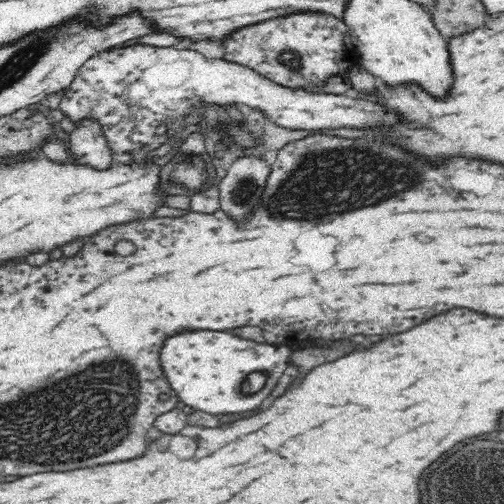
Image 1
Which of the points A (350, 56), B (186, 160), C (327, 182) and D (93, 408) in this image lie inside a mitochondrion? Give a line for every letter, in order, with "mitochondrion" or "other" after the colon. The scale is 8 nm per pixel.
A: other
B: mitochondrion
C: mitochondrion
D: mitochondrion

